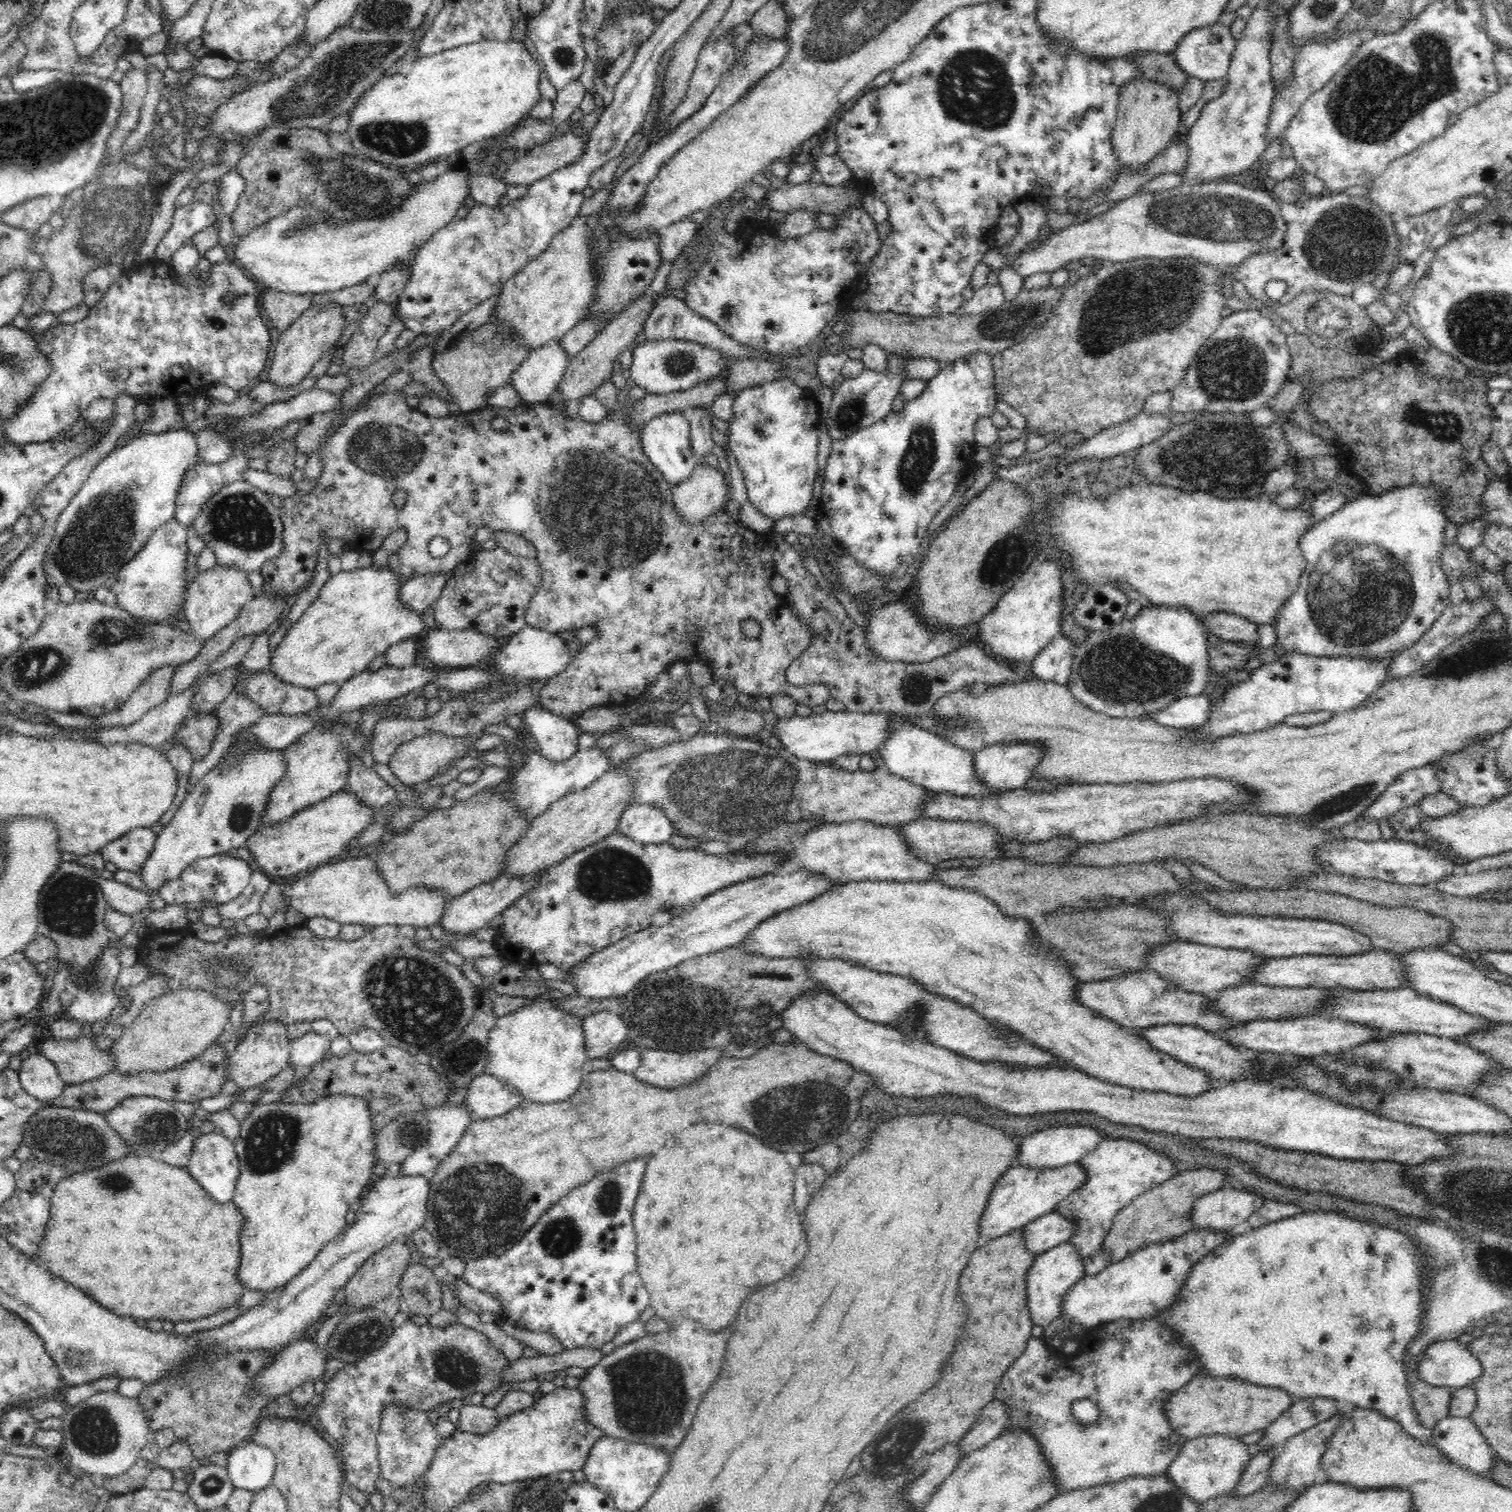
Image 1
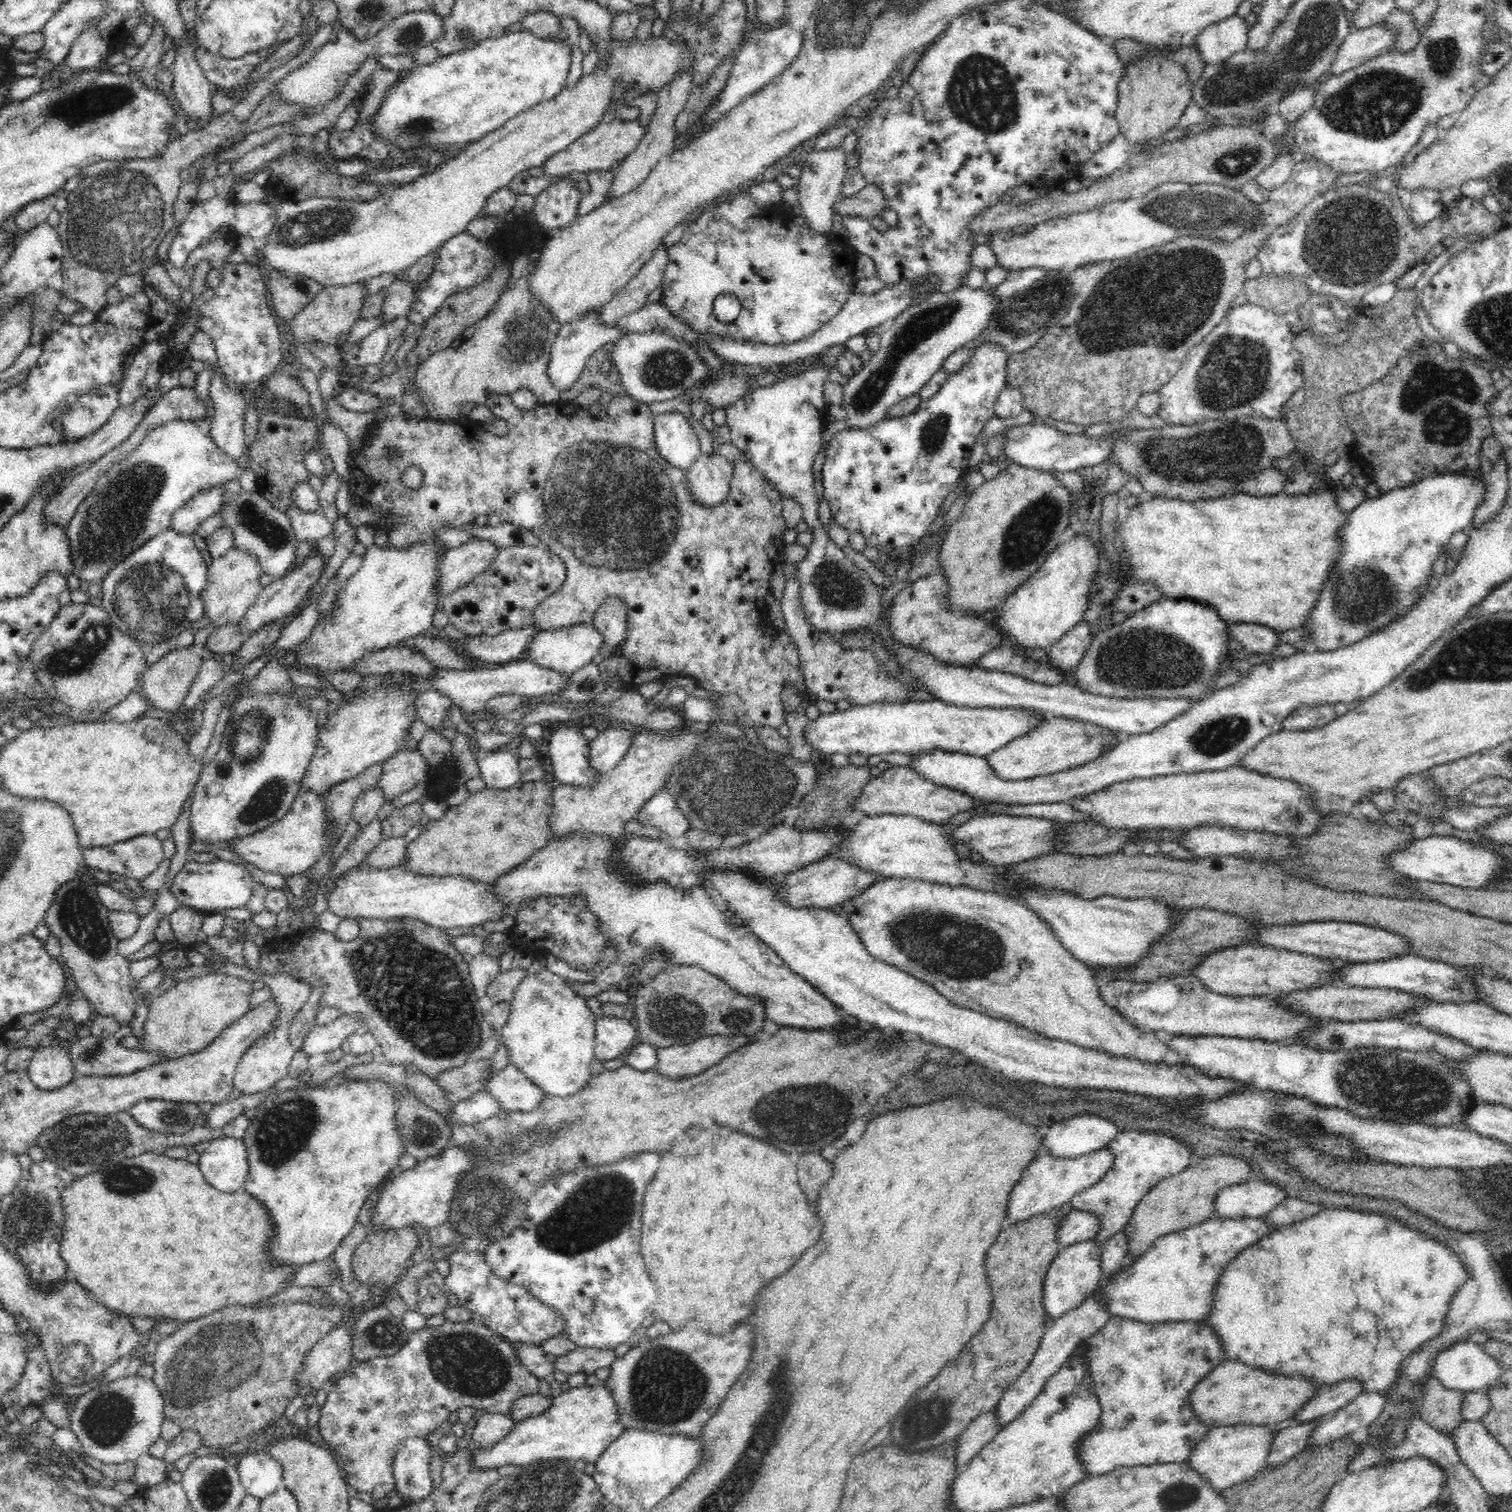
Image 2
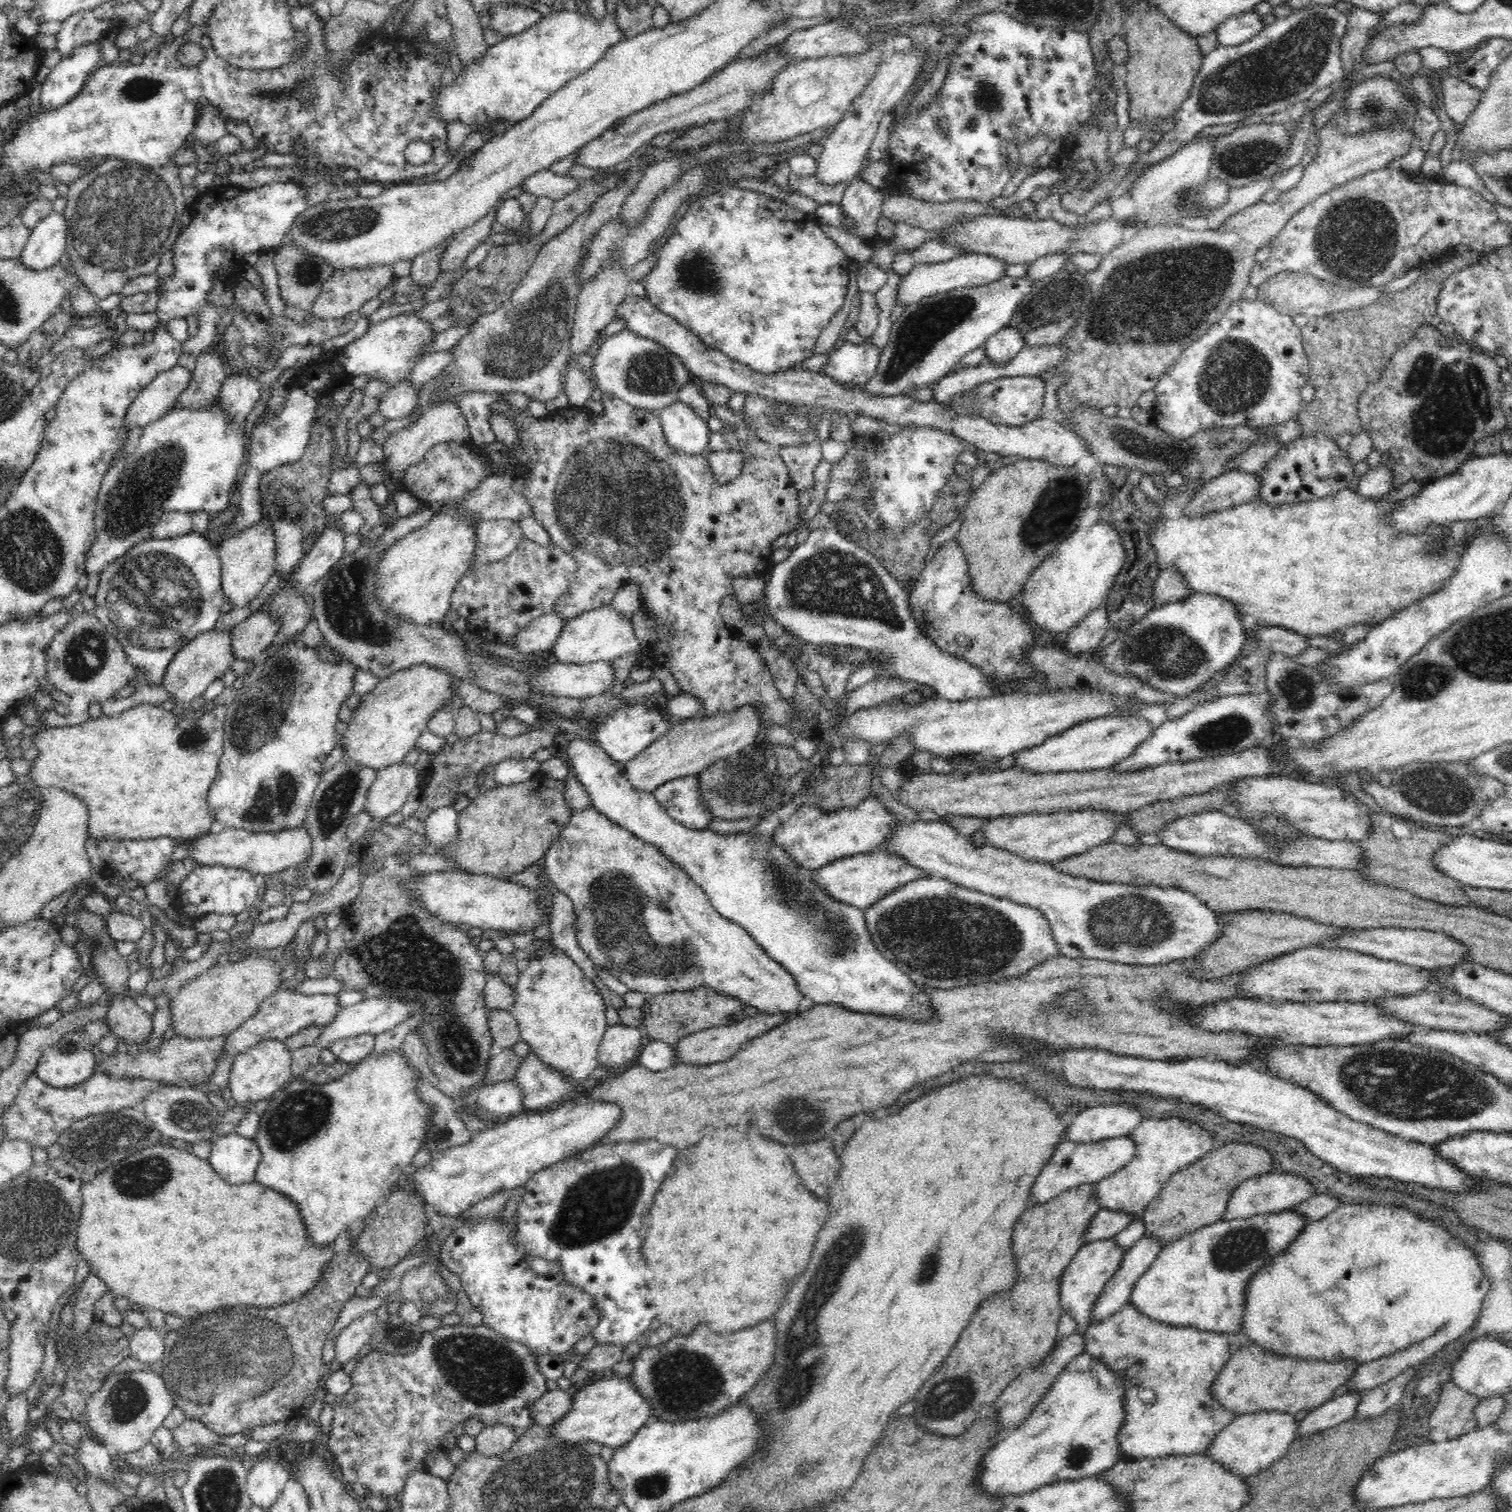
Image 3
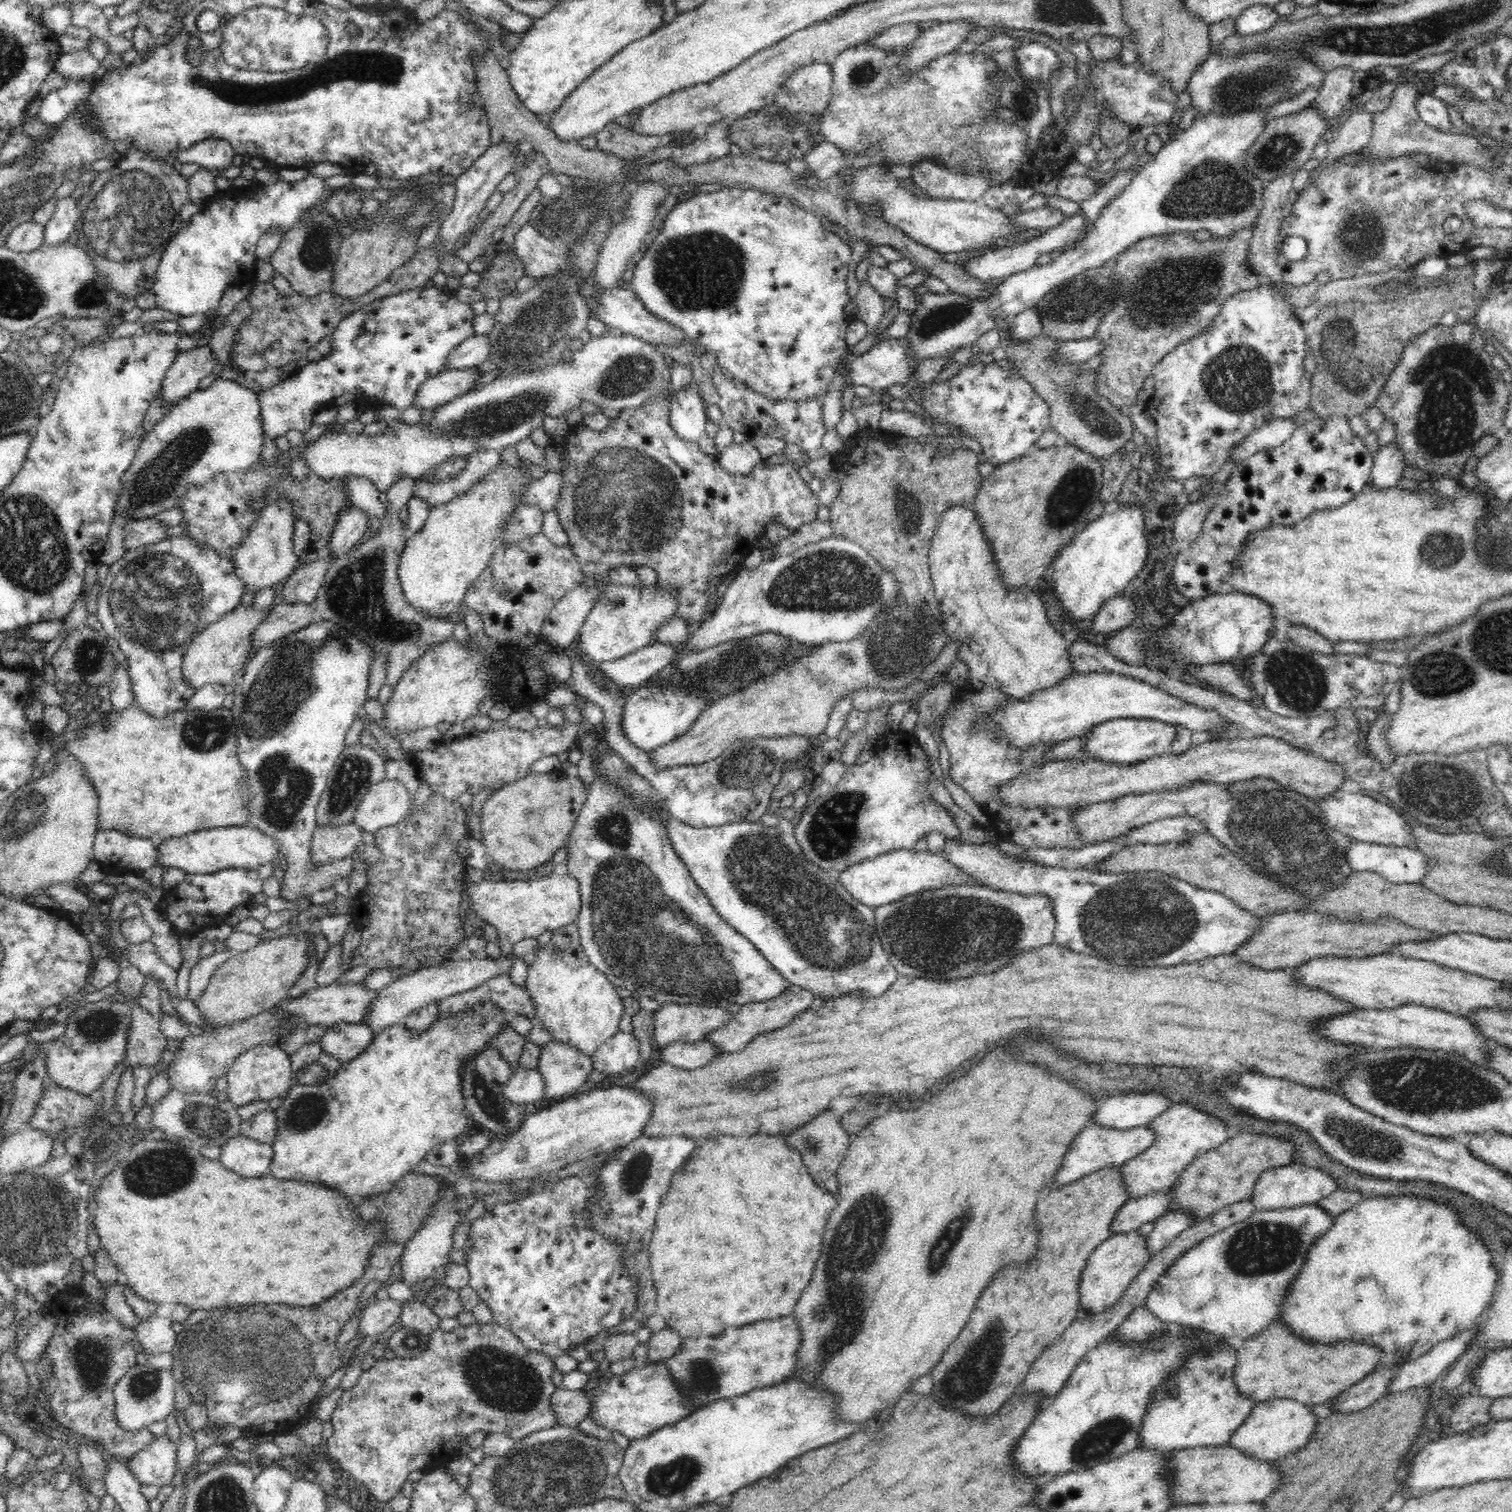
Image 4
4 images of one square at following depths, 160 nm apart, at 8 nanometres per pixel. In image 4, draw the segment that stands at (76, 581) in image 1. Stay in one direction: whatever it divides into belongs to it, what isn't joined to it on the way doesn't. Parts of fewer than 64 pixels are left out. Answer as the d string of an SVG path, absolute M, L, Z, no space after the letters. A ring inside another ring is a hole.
M218 378L215 380L209 388L206 390L198 390L190 394L187 398L181 399L178 403L172 405L172 408L166 412L165 416L154 425L153 430L147 433L140 442L140 448L136 451L136 456L132 461L131 467L121 476L121 488L118 500L116 501L114 512L122 512L128 516L126 522L132 522L132 520L142 520L142 518L152 518L160 512L170 510L172 508L178 507L178 502L182 500L182 496L192 488L192 486L204 486L208 482L214 480L214 476L222 474L222 472L234 472L234 470L246 470L256 464L260 460L260 448L262 448L262 443L264 440L264 431L261 421L261 409L260 403L258 403L258 393L253 390L245 388L239 382L232 381L230 379Z

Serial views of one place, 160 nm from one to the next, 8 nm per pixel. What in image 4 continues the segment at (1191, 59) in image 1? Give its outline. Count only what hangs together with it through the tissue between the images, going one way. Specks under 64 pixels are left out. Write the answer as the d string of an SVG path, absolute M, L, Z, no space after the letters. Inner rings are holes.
M1260 4L1248 7L1235 18L1234 30L1242 36L1252 36L1272 28L1279 18L1280 15L1274 11L1272 5Z

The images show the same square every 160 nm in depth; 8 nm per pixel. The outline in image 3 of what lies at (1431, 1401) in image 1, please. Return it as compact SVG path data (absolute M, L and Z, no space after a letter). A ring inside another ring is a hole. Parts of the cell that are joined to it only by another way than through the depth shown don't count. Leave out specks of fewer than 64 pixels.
M1452 1381L1444 1383L1439 1390L1439 1399L1429 1416L1429 1426L1444 1430L1449 1439L1479 1429L1474 1409L1480 1397L1458 1388Z

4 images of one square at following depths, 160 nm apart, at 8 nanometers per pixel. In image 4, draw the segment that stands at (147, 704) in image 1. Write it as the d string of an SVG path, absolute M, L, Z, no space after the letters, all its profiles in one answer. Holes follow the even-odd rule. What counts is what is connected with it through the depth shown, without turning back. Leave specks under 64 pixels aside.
M239 605L195 636L184 653L181 666L183 677L190 688L196 690L205 684L232 683L234 676L239 670L246 668L248 660L256 652L251 645L251 634L266 618L266 615L269 615L269 612L270 610L257 611L250 605L243 607Z

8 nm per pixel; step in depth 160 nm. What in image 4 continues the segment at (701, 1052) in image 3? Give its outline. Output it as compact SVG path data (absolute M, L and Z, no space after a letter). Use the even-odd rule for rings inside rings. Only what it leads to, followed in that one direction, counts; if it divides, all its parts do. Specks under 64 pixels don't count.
M788 984L788 988L784 990L782 996L774 998L774 1000L766 1000L766 1002L754 1002L752 1004L742 1005L742 1009L734 1015L725 1025L709 1032L705 1036L710 1044L715 1048L719 1048L719 1052L732 1053L744 1050L747 1044L755 1037L765 1032L776 1030L786 1026L798 1013L808 1011L812 1006L815 995L809 990L796 986L795 984Z

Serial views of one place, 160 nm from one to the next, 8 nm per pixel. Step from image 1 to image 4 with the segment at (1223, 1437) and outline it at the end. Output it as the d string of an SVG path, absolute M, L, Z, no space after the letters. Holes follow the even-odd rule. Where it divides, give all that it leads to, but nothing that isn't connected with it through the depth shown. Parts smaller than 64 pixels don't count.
M1286 1397L1258 1402L1252 1408L1252 1412L1249 1412L1247 1419L1235 1430L1228 1443L1262 1462L1273 1462L1291 1455L1310 1440L1318 1424L1307 1406L1308 1404L1300 1404Z

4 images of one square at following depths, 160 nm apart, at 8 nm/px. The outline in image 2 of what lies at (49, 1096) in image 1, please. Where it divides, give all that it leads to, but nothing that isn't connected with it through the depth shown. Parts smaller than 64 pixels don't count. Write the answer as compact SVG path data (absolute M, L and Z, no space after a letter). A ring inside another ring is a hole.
M56 1039L35 1049L26 1071L40 1090L62 1088L75 1077L69 1052L57 1045Z

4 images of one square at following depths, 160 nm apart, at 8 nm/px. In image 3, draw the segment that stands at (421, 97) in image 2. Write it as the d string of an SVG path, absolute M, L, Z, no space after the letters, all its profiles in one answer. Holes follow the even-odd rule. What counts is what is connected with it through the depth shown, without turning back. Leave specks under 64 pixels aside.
M562 9L541 16L540 22L515 35L506 35L502 41L488 47L484 58L466 65L451 86L439 86L433 105L441 120L450 124L460 120L470 128L483 127L494 120L513 123L532 114L546 98L569 80L592 68L608 47L622 39L615 14L607 14L599 23L589 12Z

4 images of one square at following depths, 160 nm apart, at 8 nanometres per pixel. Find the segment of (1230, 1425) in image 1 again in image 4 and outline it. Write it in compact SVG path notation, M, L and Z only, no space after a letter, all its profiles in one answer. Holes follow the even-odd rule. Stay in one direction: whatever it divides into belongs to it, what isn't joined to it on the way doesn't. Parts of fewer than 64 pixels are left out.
M1273 1322L1262 1332L1242 1341L1233 1368L1233 1383L1239 1393L1256 1403L1288 1398L1300 1404L1326 1404L1368 1376L1382 1362L1384 1351L1354 1342L1334 1345L1314 1343L1296 1336L1285 1322Z

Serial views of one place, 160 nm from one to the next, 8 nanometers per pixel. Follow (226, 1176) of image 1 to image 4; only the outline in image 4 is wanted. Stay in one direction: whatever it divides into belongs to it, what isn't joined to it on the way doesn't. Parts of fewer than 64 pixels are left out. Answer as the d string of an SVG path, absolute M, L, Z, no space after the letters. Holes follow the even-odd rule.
M242 1134L221 1146L219 1161L230 1171L244 1178L256 1178L269 1172L273 1159L271 1144L261 1143Z

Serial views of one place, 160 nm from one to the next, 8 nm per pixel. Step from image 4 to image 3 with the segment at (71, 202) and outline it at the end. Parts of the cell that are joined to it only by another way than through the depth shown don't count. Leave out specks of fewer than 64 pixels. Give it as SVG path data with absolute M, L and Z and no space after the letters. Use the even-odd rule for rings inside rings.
M52 211L31 229L20 259L32 271L53 268L67 250L67 221L63 214Z

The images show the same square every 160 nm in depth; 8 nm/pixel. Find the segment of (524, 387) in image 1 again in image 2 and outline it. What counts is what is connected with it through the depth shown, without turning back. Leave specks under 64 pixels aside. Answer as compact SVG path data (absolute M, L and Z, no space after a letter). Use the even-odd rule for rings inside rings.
M600 308L598 309L598 311L593 311L584 317L577 317L560 328L560 334L558 334L558 338L555 339L555 343L552 345L547 366L547 373L552 381L552 385L558 391L569 390L573 387L576 380L578 380L578 376L582 374L582 370L587 366L586 362L590 361L588 358L592 358L592 354L595 354L596 350L601 349L603 344L608 344L608 342L616 343L616 340L625 334L616 328L602 325L599 314Z

